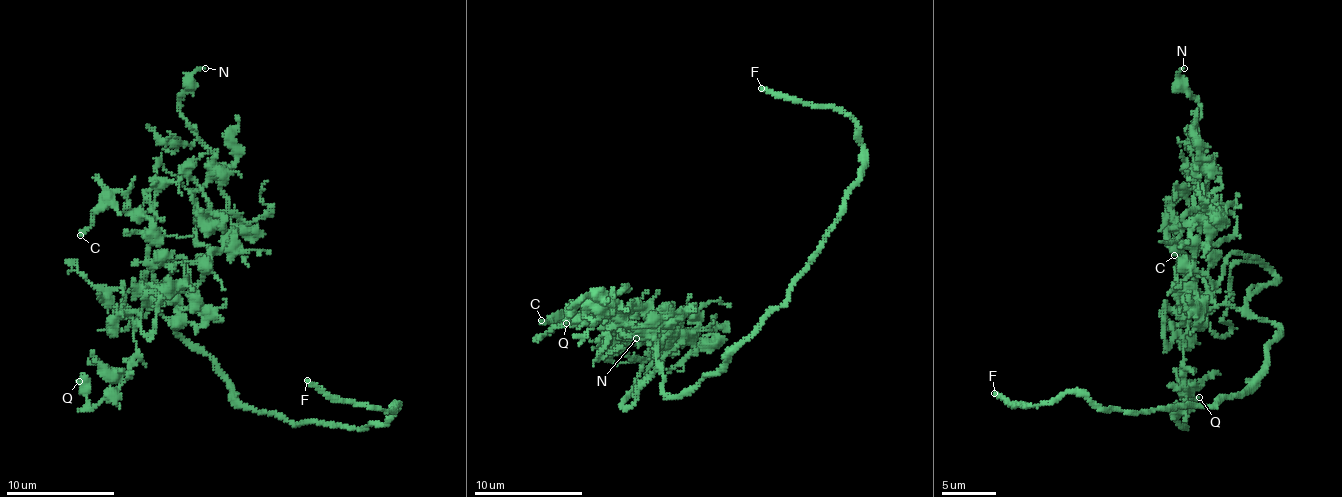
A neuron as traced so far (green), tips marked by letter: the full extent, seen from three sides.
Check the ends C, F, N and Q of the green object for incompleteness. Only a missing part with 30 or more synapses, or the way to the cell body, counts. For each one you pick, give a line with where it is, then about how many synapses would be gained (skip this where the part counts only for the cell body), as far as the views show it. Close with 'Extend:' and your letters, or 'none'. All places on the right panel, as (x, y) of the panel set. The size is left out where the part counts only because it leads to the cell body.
F: place (994, 393)
Extend: F

